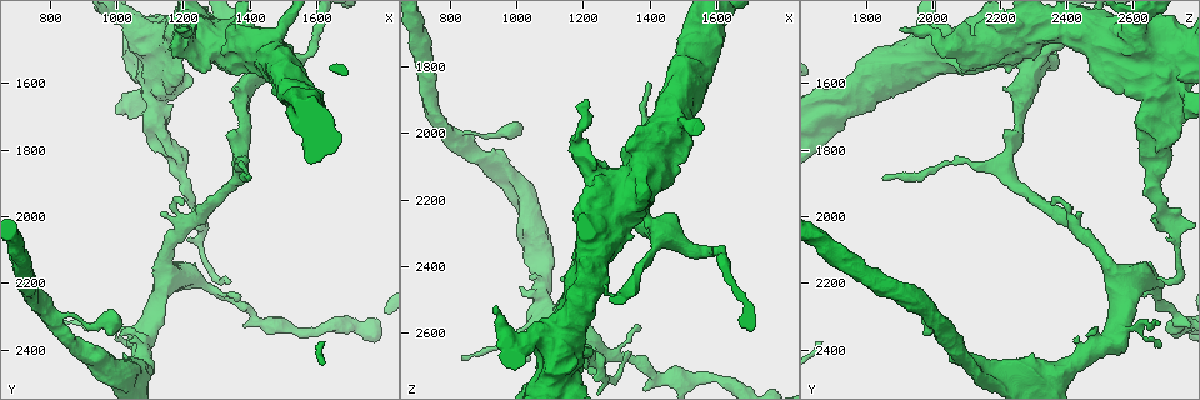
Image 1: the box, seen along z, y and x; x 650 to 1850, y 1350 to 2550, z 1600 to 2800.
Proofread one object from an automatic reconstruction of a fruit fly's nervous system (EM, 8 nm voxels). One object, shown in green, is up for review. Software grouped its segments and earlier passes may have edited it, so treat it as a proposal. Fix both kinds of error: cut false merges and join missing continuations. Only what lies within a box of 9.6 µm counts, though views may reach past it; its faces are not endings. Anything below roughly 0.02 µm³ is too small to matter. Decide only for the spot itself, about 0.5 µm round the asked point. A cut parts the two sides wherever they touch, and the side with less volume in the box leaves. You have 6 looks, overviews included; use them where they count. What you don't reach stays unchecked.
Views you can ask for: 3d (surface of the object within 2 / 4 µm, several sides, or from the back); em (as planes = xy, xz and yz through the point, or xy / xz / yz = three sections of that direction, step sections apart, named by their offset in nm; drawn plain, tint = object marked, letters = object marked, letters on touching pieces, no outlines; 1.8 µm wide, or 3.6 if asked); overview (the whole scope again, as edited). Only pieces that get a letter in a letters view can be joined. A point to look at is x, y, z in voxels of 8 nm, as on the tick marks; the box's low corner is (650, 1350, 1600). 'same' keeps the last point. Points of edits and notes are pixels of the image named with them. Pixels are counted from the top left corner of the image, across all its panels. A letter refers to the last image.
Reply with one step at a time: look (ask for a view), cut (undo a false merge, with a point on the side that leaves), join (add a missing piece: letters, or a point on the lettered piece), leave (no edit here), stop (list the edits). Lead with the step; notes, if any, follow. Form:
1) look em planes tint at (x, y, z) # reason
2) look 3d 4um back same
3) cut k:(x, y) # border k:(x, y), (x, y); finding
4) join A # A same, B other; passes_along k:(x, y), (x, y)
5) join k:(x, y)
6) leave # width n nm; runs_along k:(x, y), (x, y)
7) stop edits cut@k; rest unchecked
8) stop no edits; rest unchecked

look 3d 4um at (1480, 1460, 1960) # thick turns thin

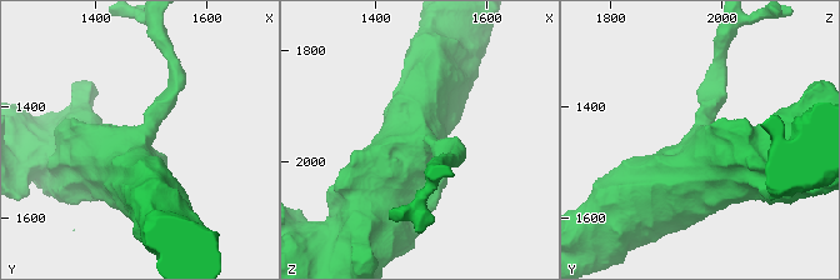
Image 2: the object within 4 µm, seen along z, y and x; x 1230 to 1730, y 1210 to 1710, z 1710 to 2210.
look em 3.6um yz step 4 letters at (1475, 1455, 1965)

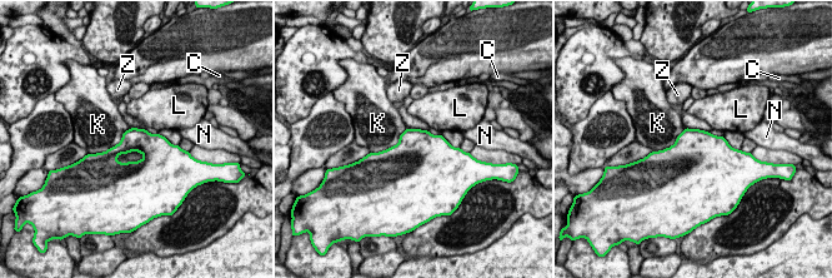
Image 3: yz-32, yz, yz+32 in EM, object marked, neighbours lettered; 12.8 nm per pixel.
look em 3.6um planes letters same # another direction

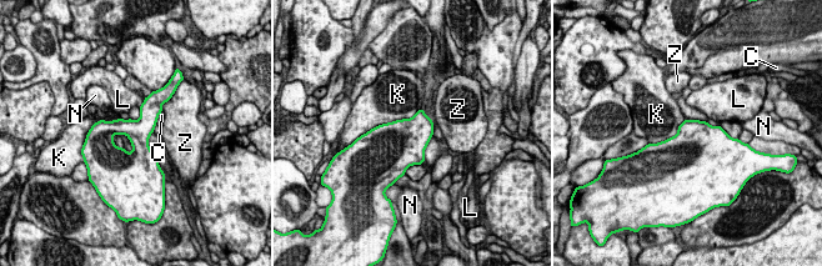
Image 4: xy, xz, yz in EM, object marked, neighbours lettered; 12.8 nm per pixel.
leave # C other, K other, L other, N other, Z other; runs_along 4:(158, 106), (138, 126), (96, 130); continuous, no second neuron

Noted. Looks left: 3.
look em 3.6um planes letters at (1260, 1460, 2190) # sudden change in width

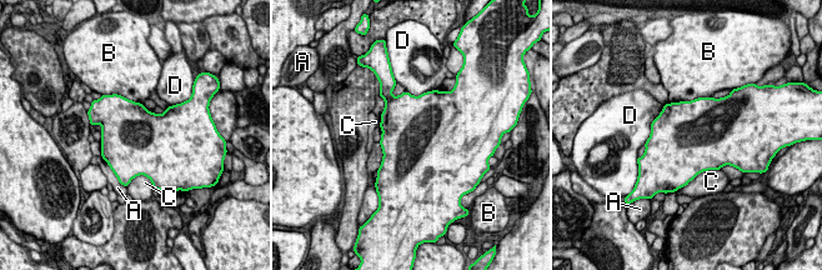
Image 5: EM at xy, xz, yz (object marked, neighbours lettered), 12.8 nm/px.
leave # A other, B other, C other, D other; border 5:(708, 96), (667, 103); continuous, no second neuron

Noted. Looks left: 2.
look 3d 4um at (1170, 1830, 2670)

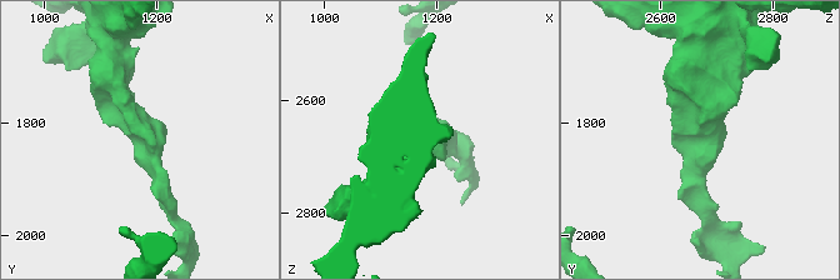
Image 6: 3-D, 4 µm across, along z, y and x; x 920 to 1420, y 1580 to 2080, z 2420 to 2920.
look em planes letters at (1180, 1835, 2675) # arm_widths 200, 400 nm; shape alone is not enough

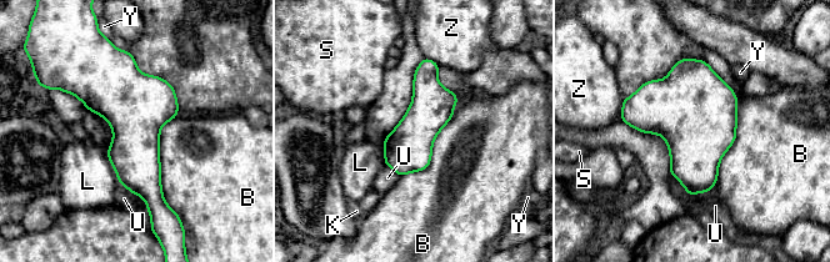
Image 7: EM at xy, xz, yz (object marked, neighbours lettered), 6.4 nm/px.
leave # B other, K other, L other, S other, U other, Y other, Z other; border 7:(703, 60), (736, 97), (716, 184); all the same neuron

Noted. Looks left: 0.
stop no edits; rest unchecked

